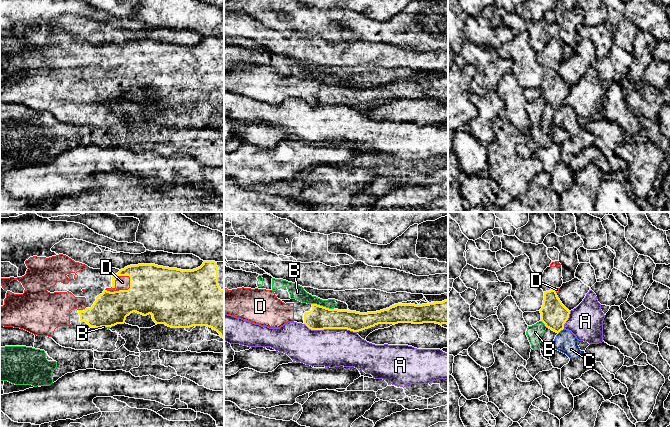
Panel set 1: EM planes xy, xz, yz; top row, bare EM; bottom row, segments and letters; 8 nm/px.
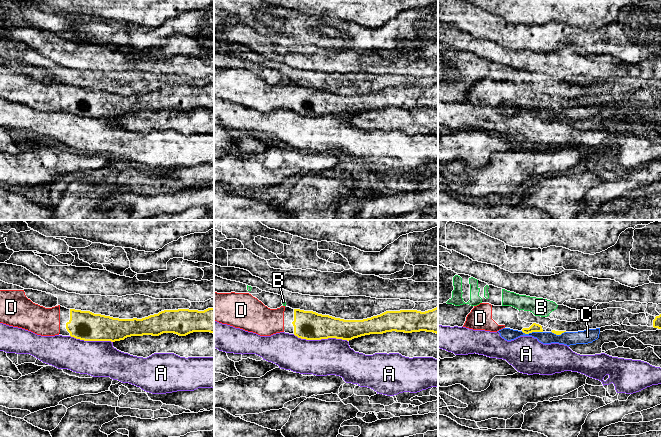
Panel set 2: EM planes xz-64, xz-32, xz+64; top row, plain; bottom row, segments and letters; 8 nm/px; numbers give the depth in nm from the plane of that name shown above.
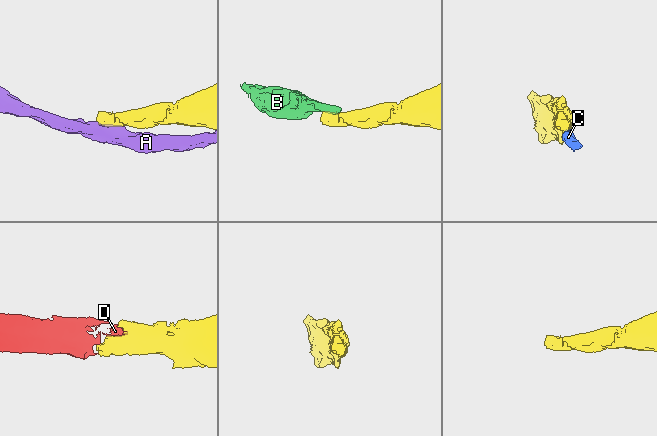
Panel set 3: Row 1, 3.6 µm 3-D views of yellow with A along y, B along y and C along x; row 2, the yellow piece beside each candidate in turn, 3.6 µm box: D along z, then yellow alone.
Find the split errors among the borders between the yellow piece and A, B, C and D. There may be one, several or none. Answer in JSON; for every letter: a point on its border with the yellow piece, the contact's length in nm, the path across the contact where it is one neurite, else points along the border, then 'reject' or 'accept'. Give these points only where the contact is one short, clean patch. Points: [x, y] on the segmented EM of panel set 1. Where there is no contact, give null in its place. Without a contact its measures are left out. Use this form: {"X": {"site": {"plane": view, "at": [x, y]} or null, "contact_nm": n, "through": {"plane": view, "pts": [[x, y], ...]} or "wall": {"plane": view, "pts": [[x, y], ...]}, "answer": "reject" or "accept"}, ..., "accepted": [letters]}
{"A": {"site": {"plane": "xz", "at": [330, 328]}, "contact_nm": 440, "wall": {"plane": "xz", "pts": [[304, 323], [311, 329], [349, 329], [356, 332]]}, "answer": "reject"}, "B": {"site": {"plane": "xz", "at": [322, 306]}, "contact_nm": 180, "wall": {"plane": "xz", "pts": [[312, 303], [333, 309]]}, "answer": "reject"}, "C": {"site": {"plane": "yz", "at": [560, 330]}, "contact_nm": 60, "answer": "reject"}, "D": {"site": {"plane": "xy", "at": [122, 290]}, "contact_nm": 240, "answer": "accept"}, "accepted": ["D"]}

